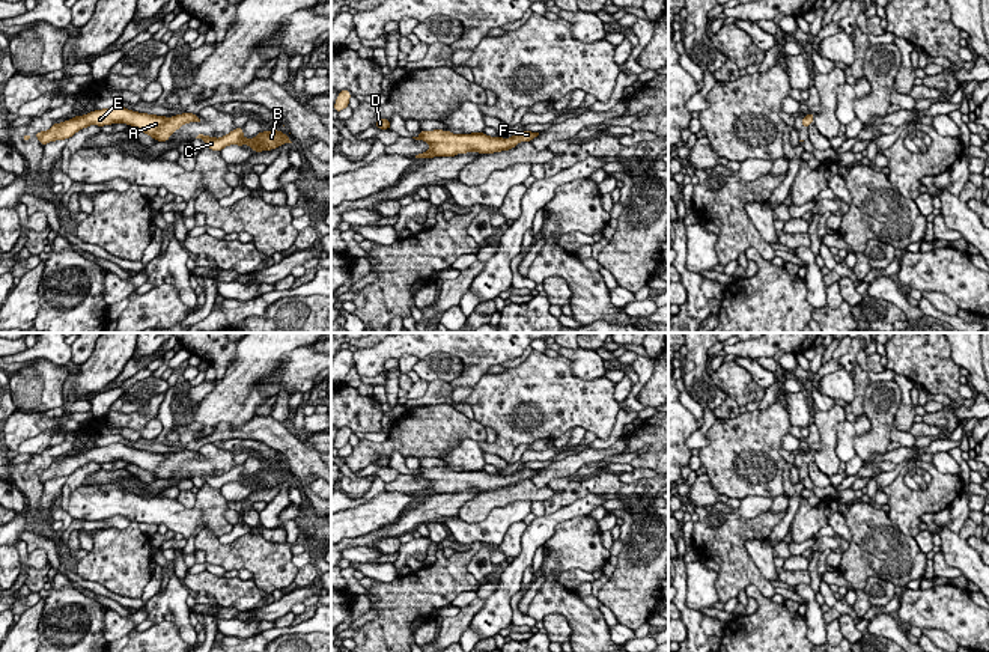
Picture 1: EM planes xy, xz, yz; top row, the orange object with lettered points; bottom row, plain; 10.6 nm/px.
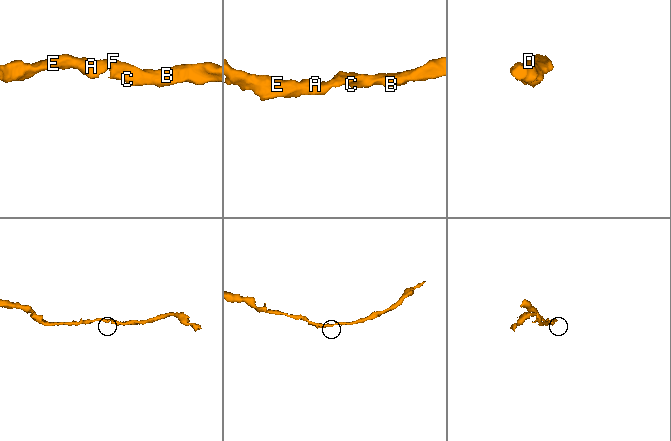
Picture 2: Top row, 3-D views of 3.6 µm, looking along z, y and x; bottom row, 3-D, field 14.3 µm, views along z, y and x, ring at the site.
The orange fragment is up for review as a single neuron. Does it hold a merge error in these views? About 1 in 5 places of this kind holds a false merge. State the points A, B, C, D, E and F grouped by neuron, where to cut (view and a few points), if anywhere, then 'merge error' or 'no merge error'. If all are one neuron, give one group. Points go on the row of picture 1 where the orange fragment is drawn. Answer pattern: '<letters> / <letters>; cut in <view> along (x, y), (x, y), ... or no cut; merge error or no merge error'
A B C D E F; no cut; no merge error

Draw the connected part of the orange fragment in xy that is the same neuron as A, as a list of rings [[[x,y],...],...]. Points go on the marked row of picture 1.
[[[114,105],[110,108],[93,110],[92,113],[75,116],[62,123],[54,122],[48,131],[39,131],[35,137],[41,145],[50,142],[71,139],[75,133],[89,125],[111,125],[111,123],[126,123],[135,126],[145,134],[149,134],[157,142],[169,142],[169,137],[179,129],[184,123],[200,122],[197,114],[185,111],[184,114],[176,114],[172,117],[138,113],[128,110],[122,105]]]

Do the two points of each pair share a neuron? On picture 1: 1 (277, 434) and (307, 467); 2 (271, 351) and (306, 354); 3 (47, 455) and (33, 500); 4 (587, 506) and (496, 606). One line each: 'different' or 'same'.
1: same
2: different
3: same
4: same

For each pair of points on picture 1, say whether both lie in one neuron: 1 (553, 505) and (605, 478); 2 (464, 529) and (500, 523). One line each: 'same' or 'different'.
1: same
2: same

